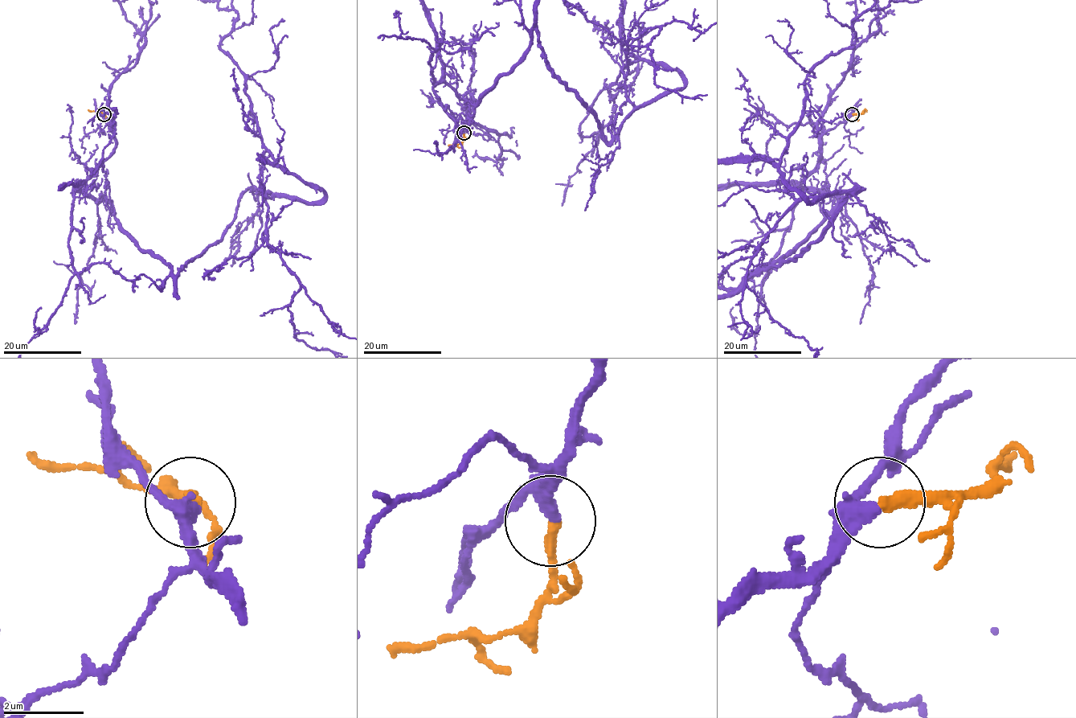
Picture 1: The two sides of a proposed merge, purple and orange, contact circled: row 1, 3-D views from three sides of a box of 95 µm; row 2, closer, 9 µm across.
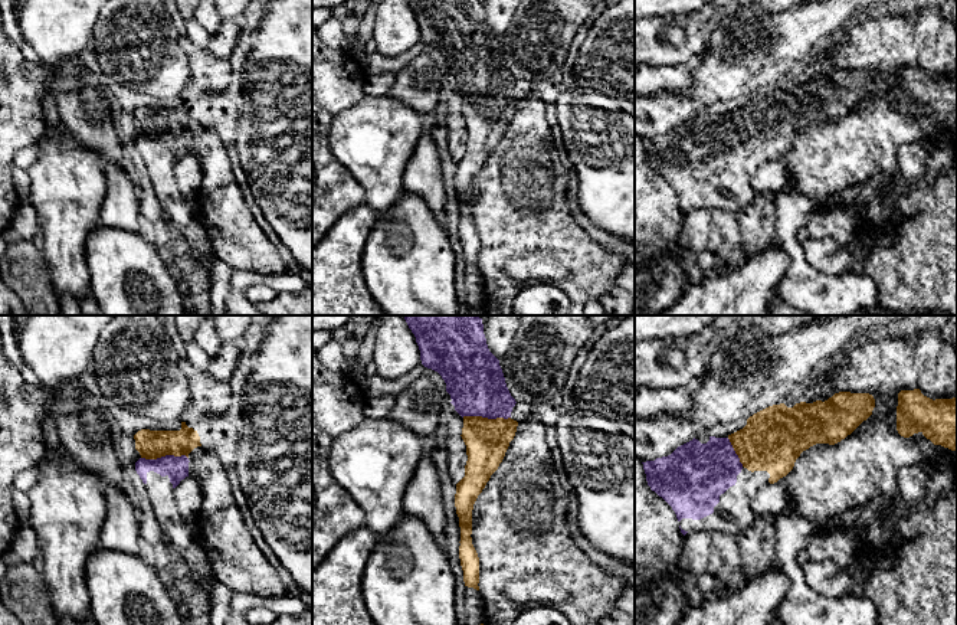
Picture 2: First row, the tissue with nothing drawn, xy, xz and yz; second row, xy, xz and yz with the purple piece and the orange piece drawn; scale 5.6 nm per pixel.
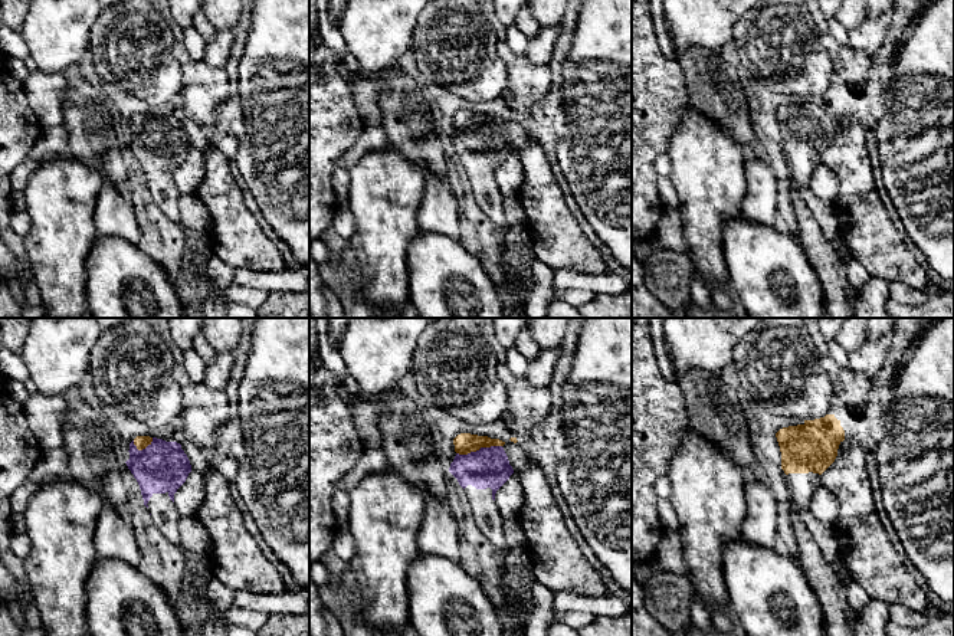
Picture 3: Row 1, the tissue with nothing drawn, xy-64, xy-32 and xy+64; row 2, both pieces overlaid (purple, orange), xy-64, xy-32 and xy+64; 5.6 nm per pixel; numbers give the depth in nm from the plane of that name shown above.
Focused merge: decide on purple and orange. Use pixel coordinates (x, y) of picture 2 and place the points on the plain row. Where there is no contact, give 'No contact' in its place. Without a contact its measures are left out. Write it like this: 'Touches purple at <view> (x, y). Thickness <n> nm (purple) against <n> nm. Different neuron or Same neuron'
Touches purple at xz (487, 94). Thickness 320 nm (purple) against 240 nm. Same neuron

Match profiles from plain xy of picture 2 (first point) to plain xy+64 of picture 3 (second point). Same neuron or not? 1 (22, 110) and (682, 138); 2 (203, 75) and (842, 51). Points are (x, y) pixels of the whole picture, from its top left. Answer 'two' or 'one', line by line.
1: two
2: one

